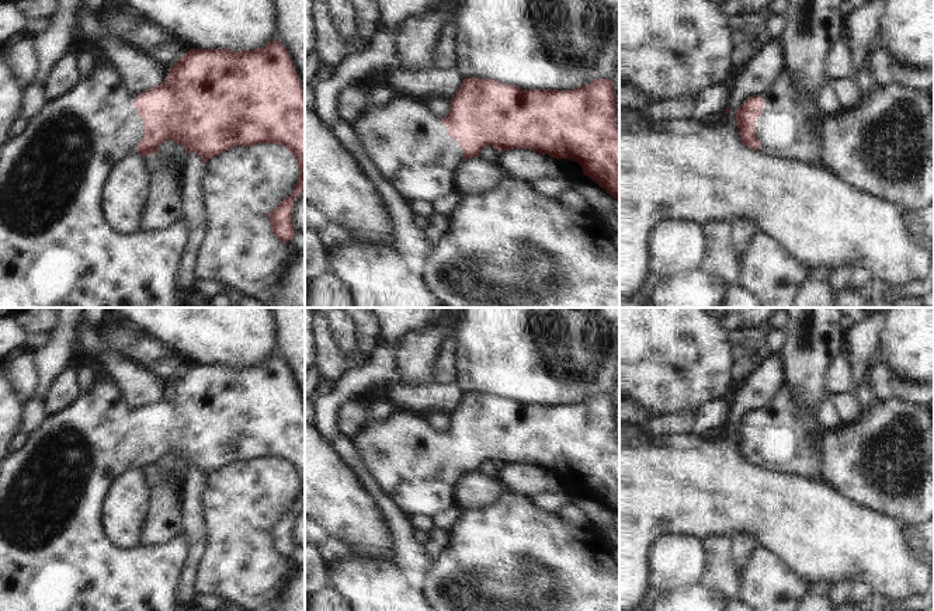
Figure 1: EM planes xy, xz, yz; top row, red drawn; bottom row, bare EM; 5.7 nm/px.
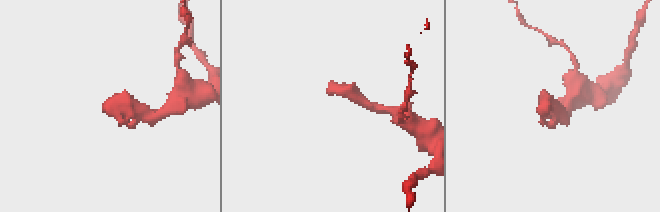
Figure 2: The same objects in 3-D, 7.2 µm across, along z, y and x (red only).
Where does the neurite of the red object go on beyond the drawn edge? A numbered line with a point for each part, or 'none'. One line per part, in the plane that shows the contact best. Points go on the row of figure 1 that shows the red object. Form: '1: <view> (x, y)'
1: xy (55, 247).

